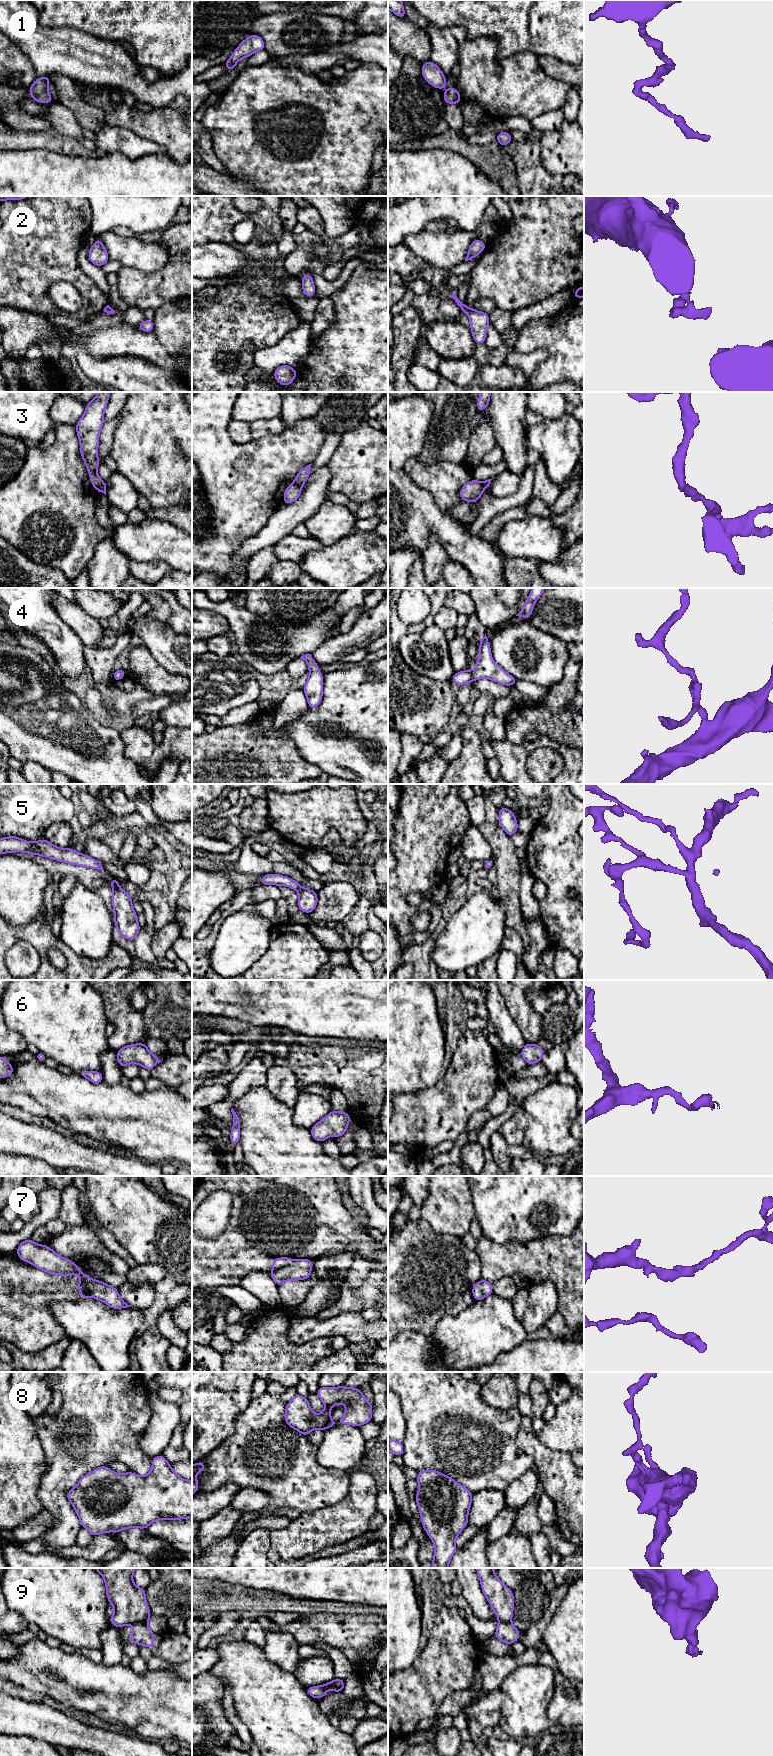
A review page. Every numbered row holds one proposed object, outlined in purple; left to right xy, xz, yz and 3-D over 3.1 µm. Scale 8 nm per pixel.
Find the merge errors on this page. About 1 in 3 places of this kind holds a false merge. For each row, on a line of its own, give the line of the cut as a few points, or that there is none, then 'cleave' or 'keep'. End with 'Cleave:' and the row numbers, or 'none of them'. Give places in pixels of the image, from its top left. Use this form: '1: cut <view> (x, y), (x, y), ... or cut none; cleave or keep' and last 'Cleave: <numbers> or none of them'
1: cut none; keep
2: cut none; keep
3: cut xz (294, 482), (301, 487); cleave
4: cut none; keep
5: cut none; keep
6: cut none; keep
7: cut none; keep
8: cut none; keep
9: cut xy (146, 1621), (133, 1624); cleave
Cleave: 3, 9

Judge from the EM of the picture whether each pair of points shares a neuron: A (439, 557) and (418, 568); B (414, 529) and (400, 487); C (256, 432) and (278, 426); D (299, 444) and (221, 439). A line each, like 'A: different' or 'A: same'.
A: different
B: same
C: same
D: same

